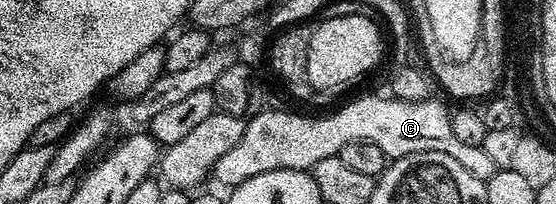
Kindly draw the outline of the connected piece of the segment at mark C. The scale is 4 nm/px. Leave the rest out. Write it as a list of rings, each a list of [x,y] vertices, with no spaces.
[[[359,97],[324,117],[302,117],[295,111],[275,111],[264,108],[244,124],[241,140],[221,159],[213,174],[226,187],[245,183],[253,175],[278,169],[305,169],[310,171],[321,159],[337,157],[345,143],[368,141],[377,143],[389,159],[404,157],[421,151],[441,151],[453,155],[461,167],[467,167],[477,179],[487,182],[496,166],[481,145],[461,143],[453,135],[451,113],[438,99],[406,101],[400,97]]]

